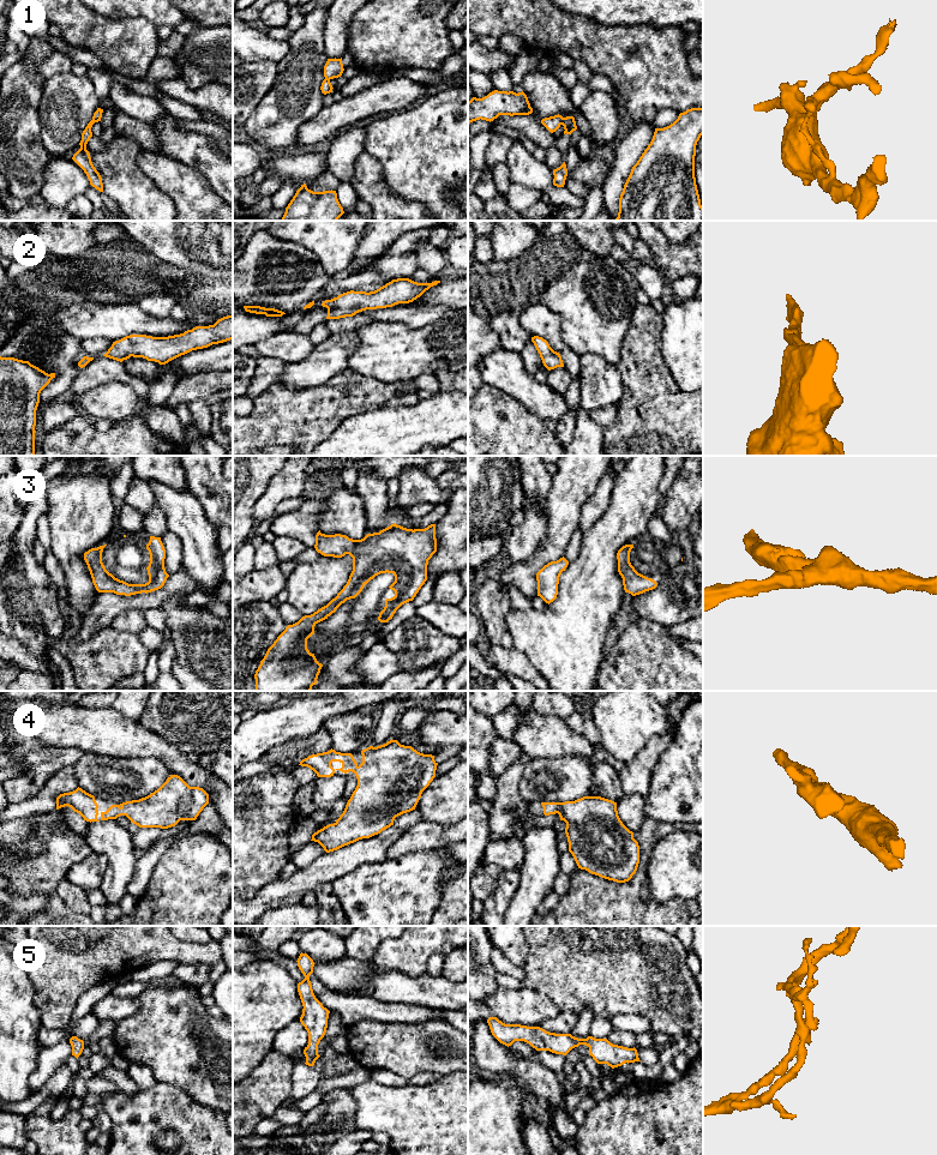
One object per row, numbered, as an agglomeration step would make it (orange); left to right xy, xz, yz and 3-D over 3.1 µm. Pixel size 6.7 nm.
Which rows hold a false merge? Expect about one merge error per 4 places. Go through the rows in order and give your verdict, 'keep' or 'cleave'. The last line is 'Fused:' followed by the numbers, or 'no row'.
1: cleave
2: keep
3: keep
4: keep
5: keep
Fused: 1

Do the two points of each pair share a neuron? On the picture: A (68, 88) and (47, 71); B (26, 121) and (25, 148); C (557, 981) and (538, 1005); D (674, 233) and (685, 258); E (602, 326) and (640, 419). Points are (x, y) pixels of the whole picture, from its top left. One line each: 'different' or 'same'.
A: different
B: same
C: different
D: different
E: different

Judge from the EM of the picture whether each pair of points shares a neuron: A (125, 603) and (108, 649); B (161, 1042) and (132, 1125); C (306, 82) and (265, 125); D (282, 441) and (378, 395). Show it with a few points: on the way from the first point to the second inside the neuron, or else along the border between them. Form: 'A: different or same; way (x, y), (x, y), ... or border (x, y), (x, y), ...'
A: different; border (110, 625), (97, 630), (85, 639)
B: different; border (157, 1081), (179, 1086), (184, 1090)
C: same; way (296, 92), (276, 114)
D: same; way (306, 417), (340, 398), (354, 397)

